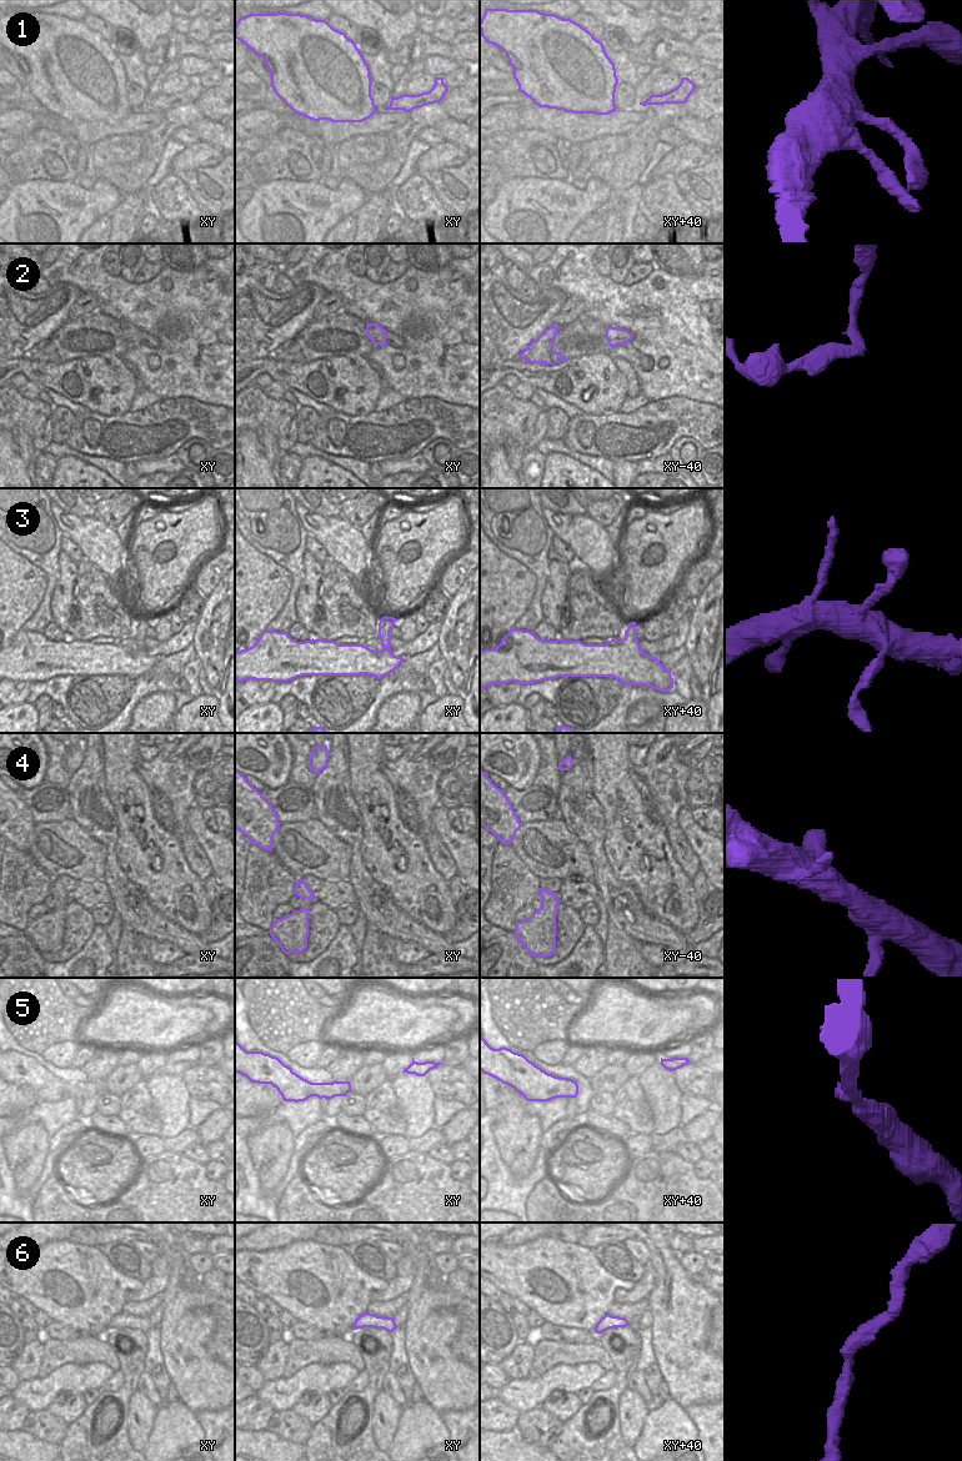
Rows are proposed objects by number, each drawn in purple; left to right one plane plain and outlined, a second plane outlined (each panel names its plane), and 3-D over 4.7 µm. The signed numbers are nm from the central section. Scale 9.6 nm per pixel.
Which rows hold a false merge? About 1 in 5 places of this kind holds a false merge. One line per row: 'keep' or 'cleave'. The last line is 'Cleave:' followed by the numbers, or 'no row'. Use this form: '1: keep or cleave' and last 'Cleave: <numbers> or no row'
1: keep
2: cleave
3: keep
4: keep
5: keep
6: keep
Cleave: 2

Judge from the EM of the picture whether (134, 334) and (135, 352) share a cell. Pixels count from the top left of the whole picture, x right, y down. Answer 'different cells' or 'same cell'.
different cells

